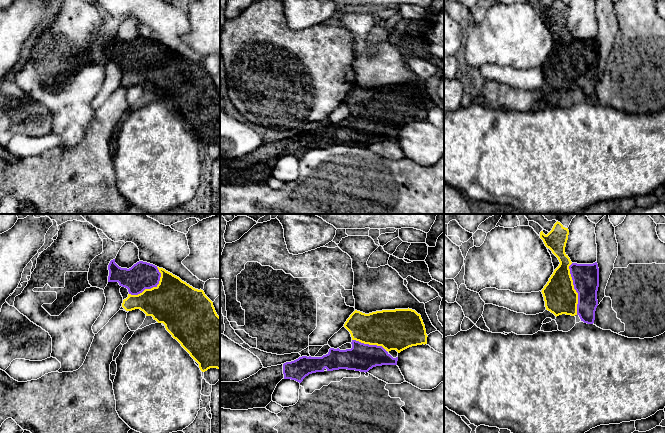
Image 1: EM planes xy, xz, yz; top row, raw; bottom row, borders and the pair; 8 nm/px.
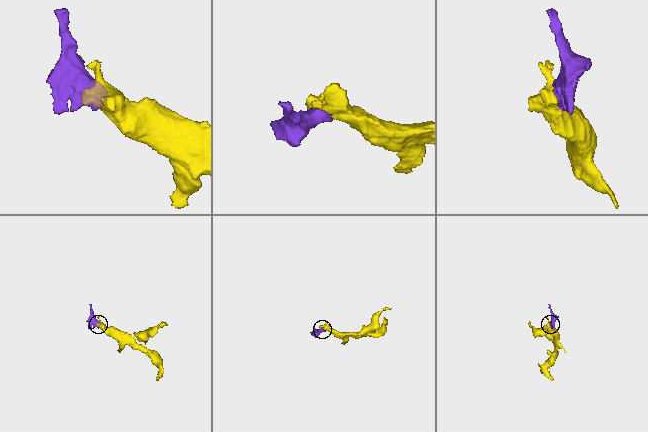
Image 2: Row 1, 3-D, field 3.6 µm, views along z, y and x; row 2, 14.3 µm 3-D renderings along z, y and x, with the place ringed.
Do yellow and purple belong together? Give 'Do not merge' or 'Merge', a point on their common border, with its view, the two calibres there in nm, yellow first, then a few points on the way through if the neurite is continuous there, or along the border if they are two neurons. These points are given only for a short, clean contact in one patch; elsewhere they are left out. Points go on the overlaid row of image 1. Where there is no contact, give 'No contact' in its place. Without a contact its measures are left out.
Merge. Touches yellow at yz (574, 289). Thickness 260 nm (yellow) against 220 nm

